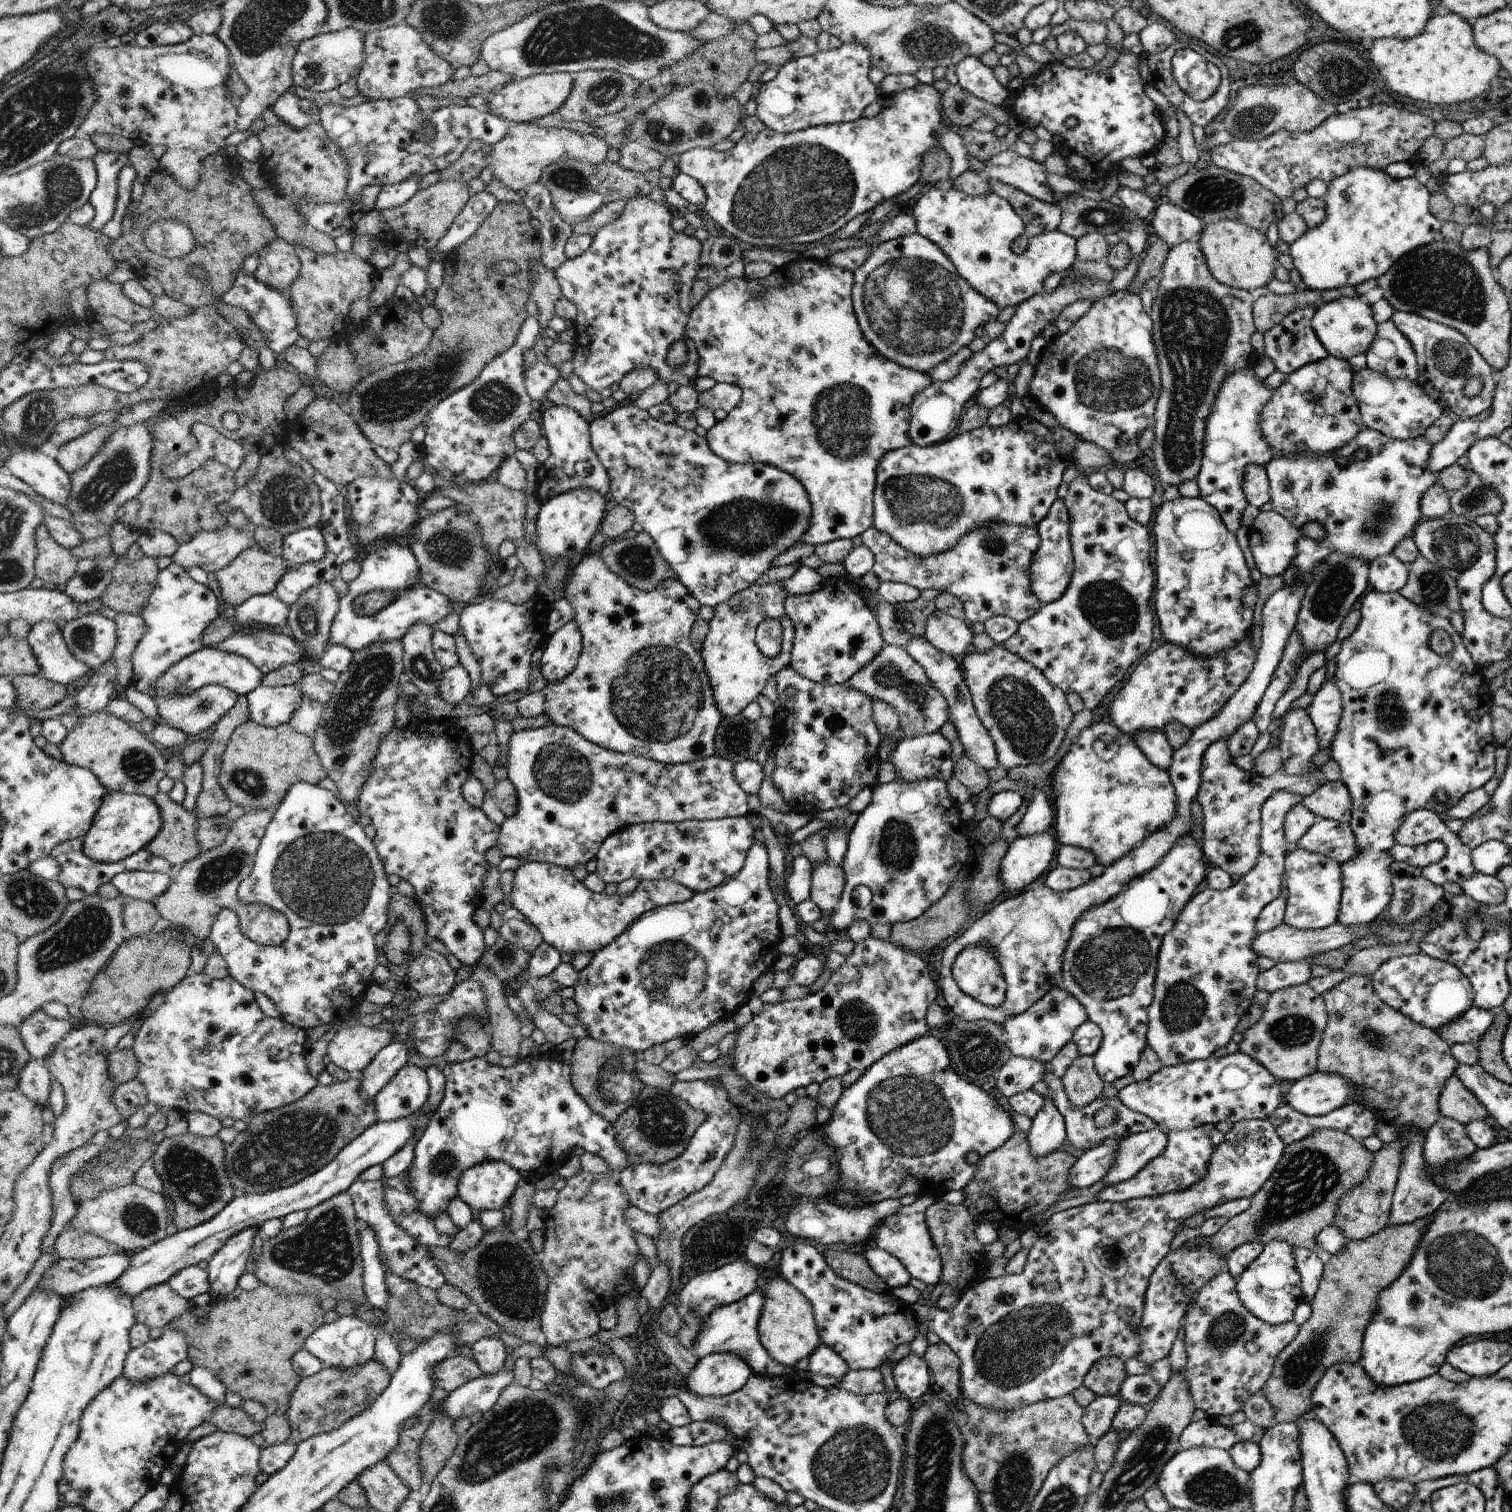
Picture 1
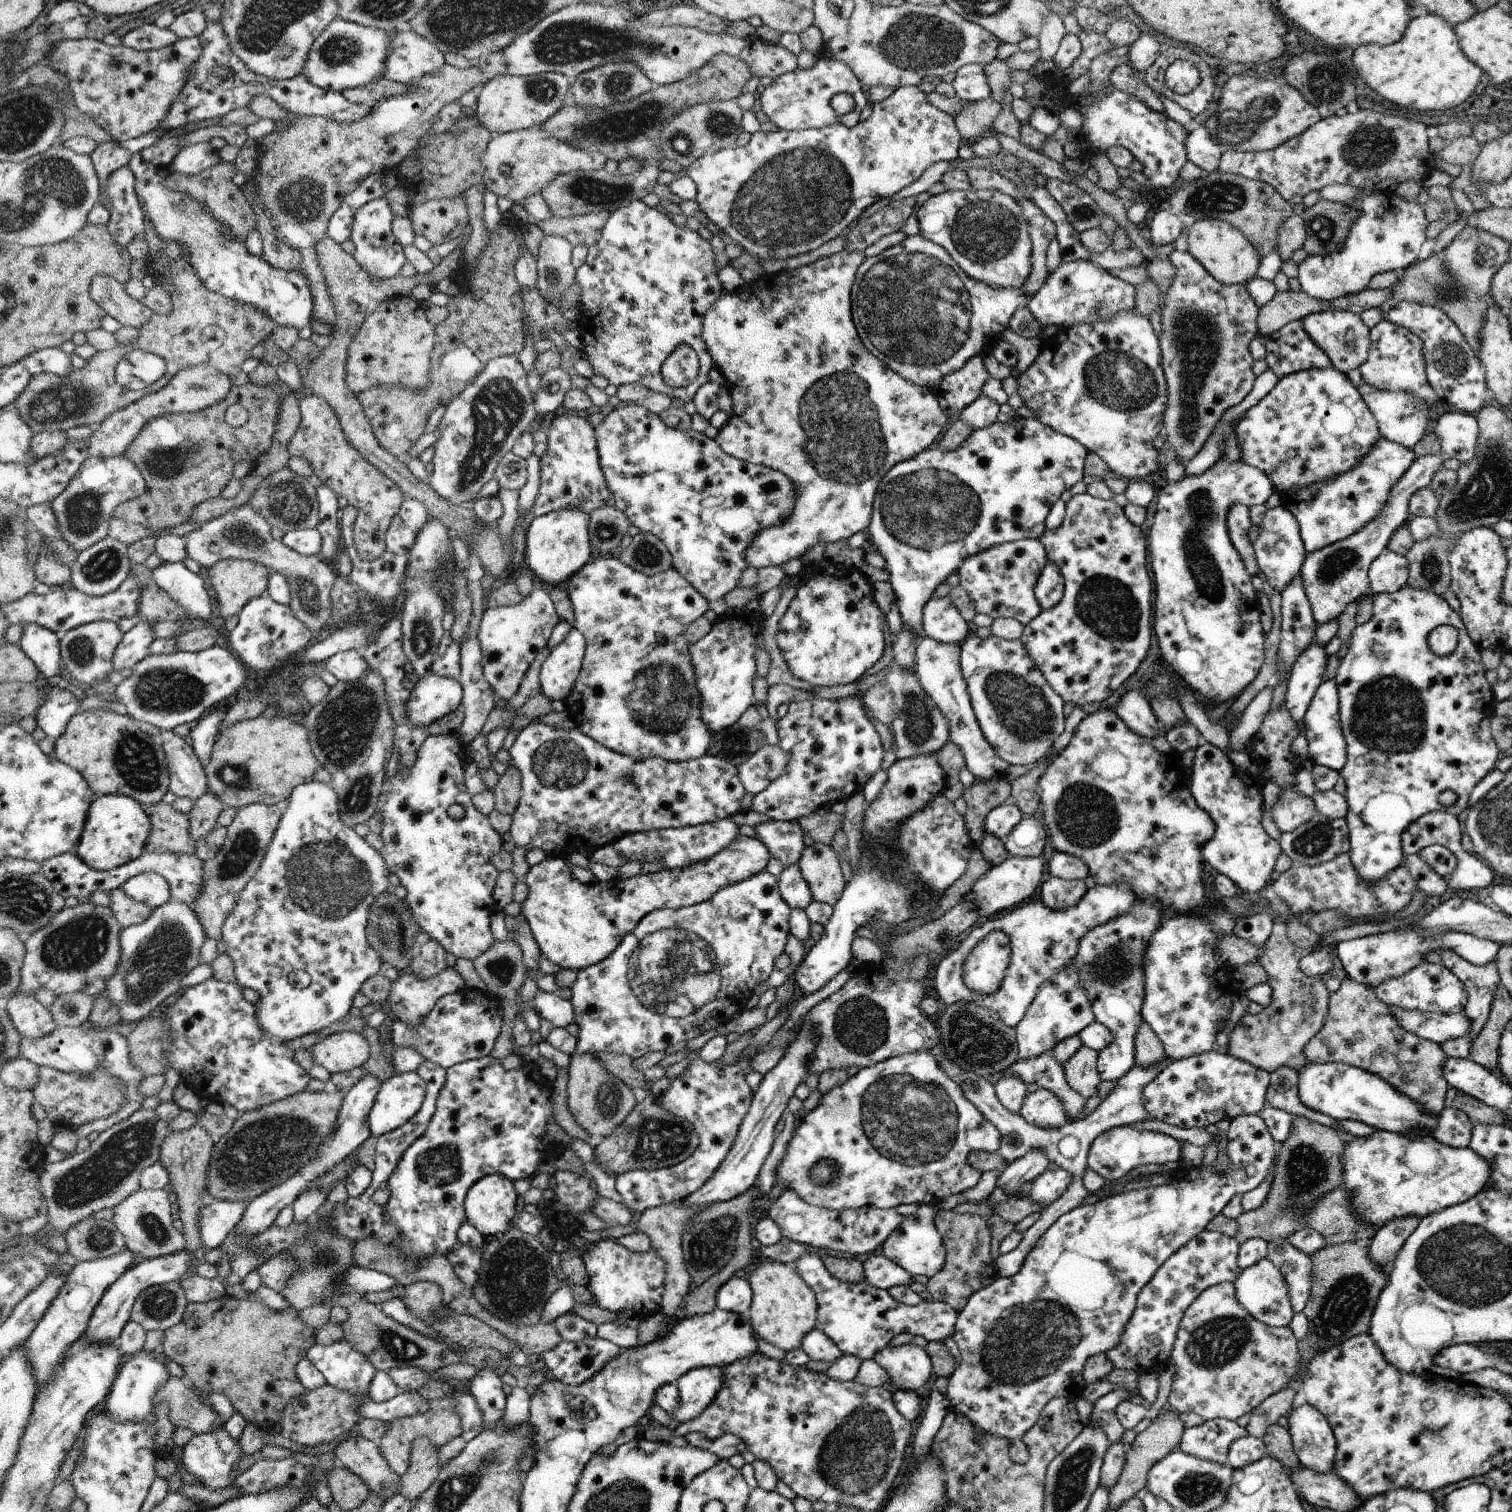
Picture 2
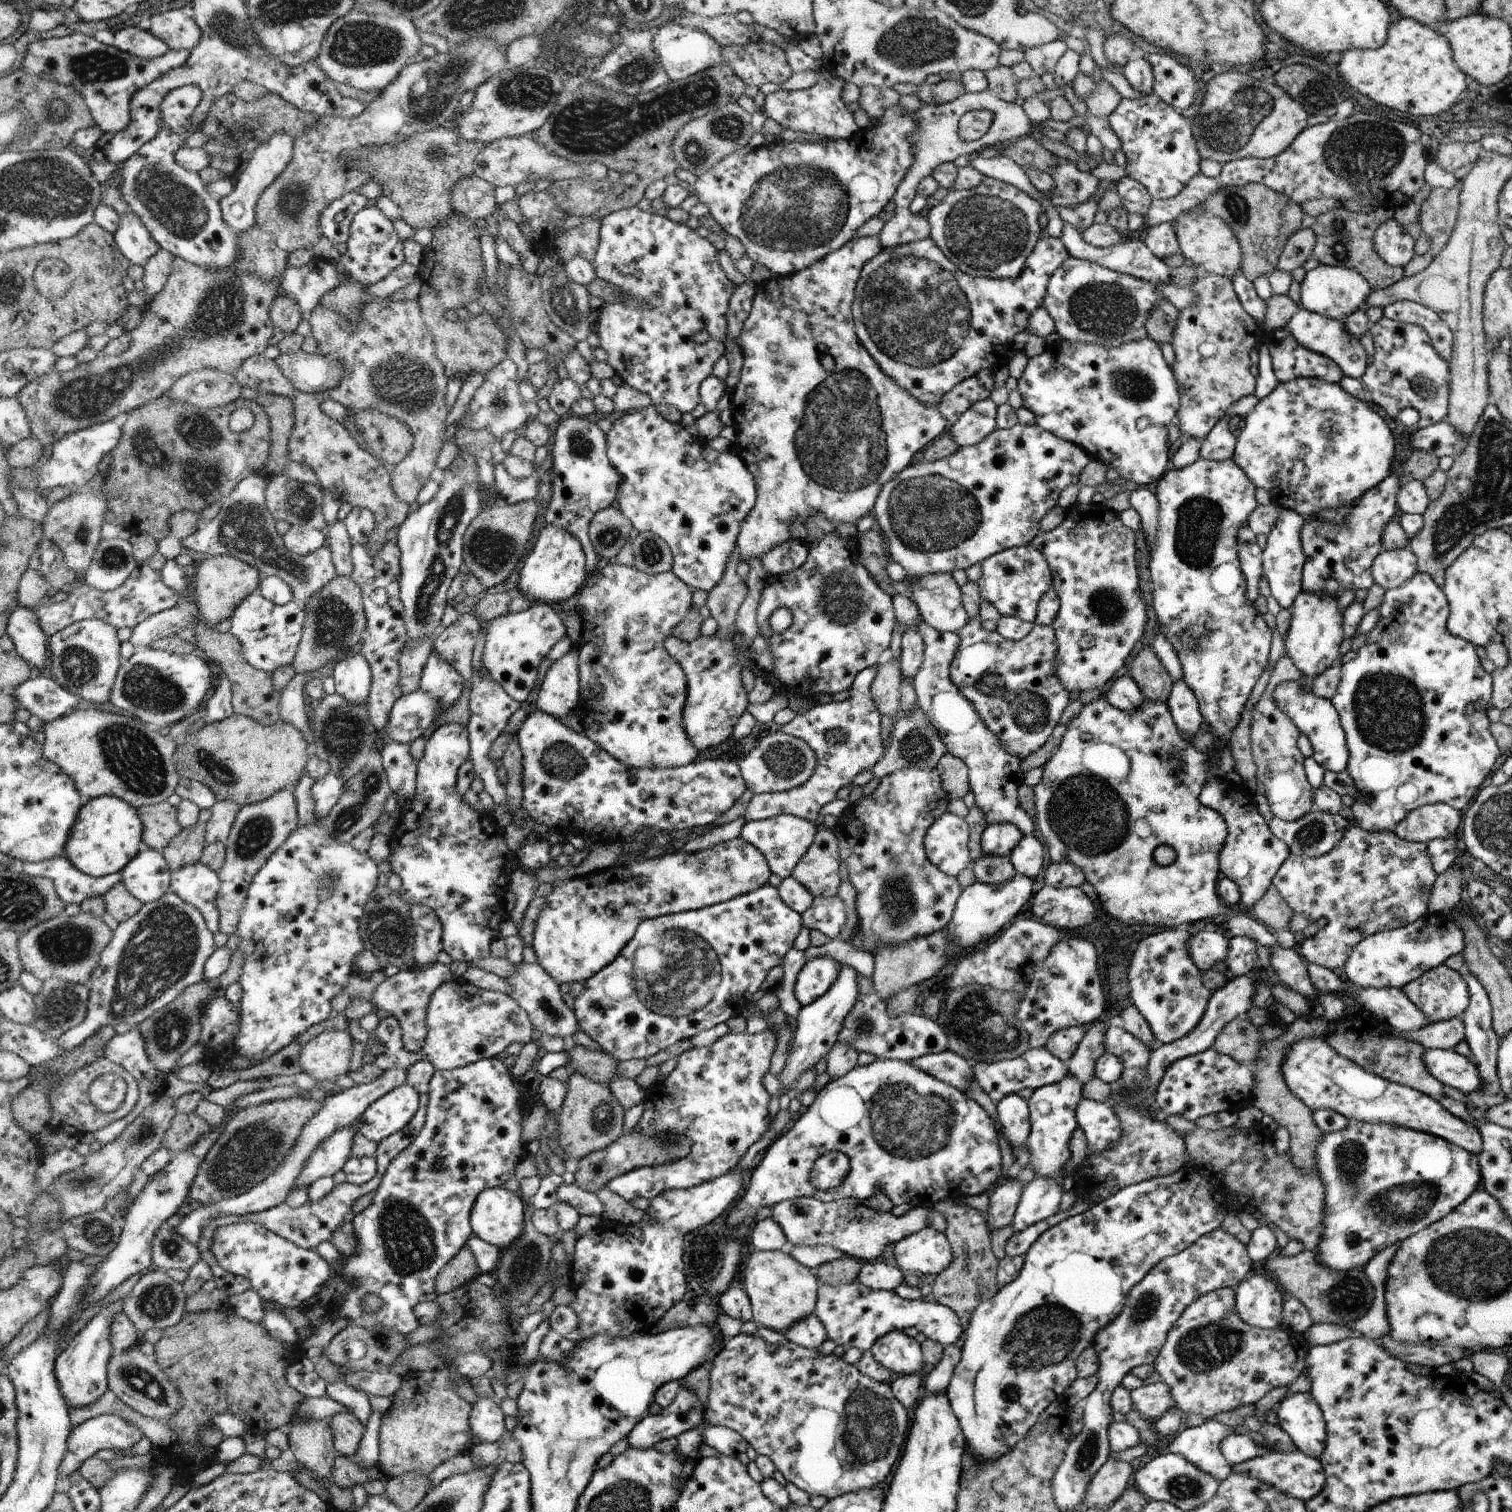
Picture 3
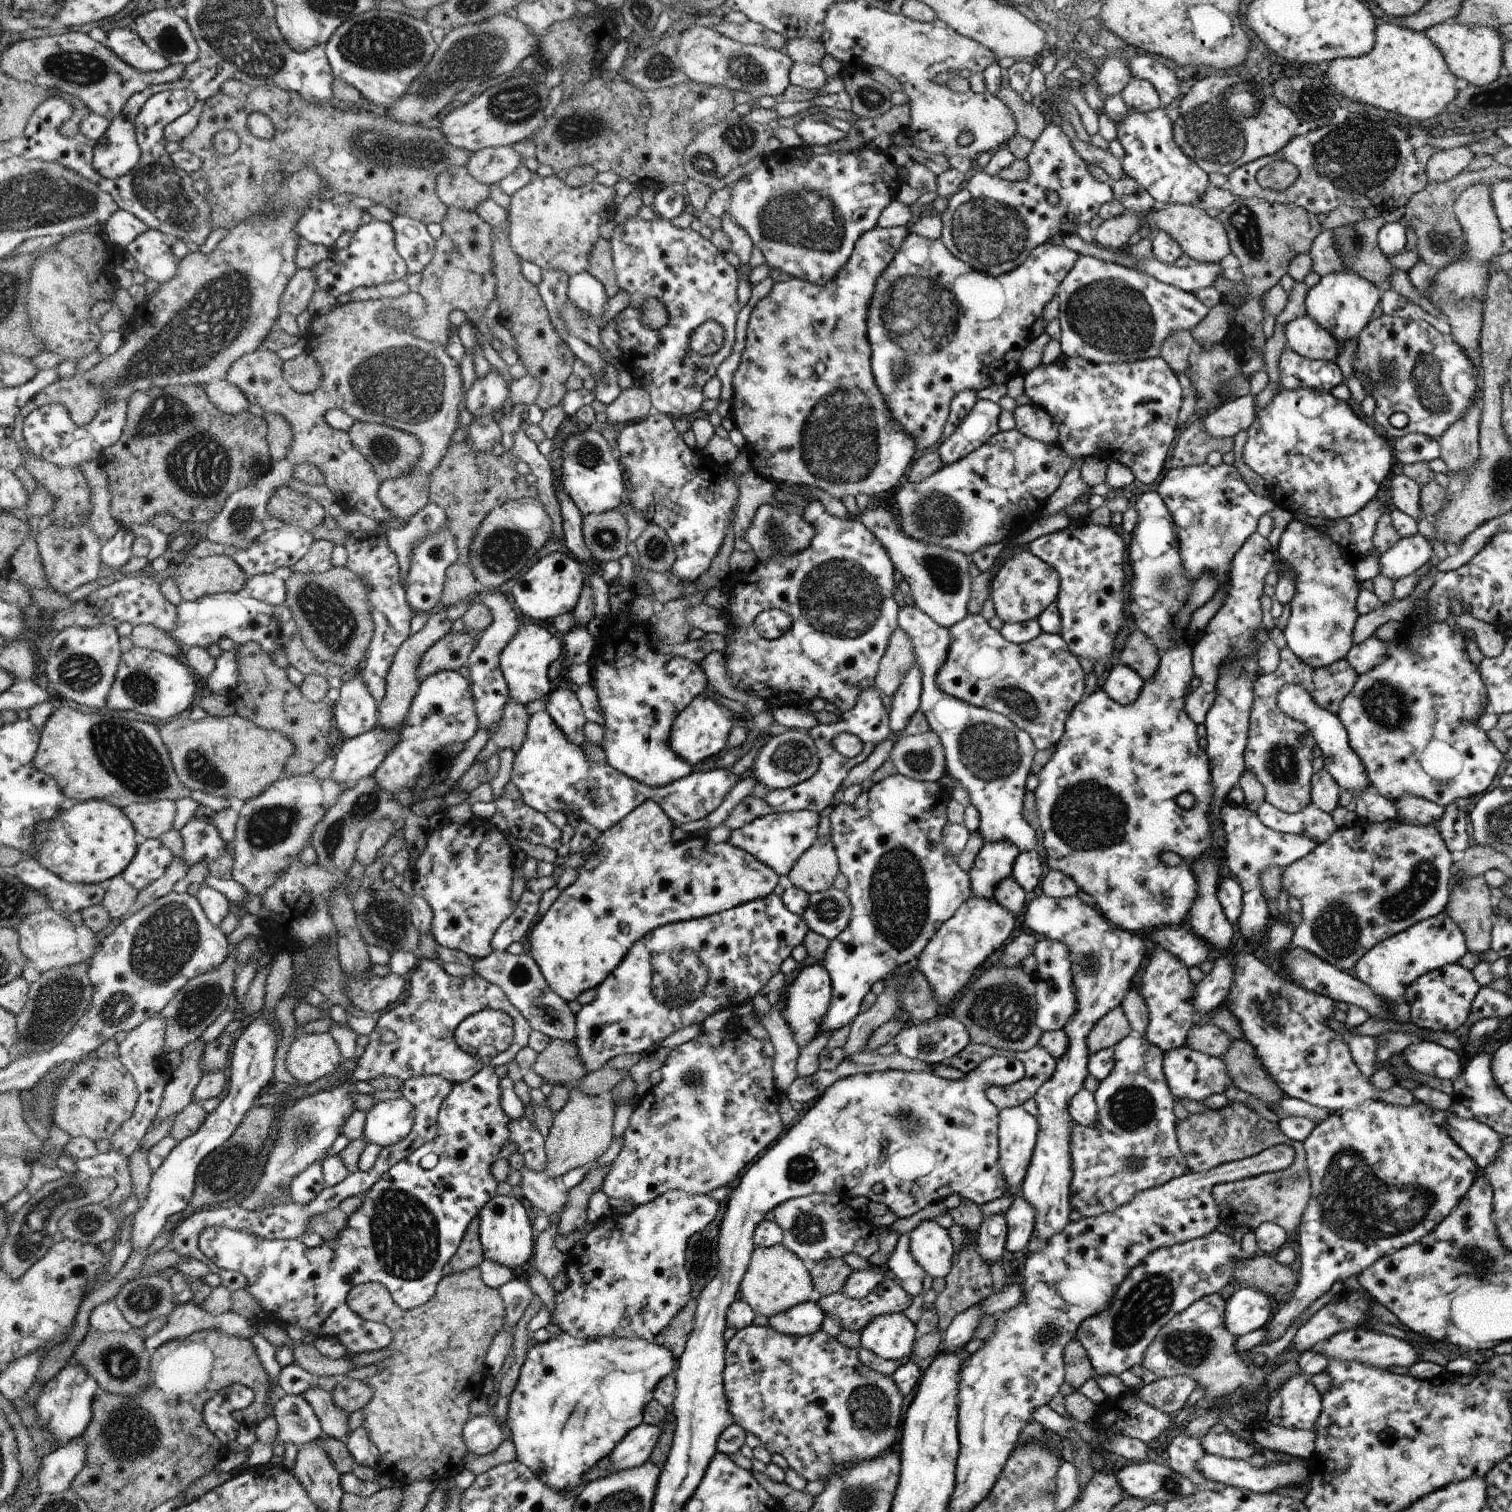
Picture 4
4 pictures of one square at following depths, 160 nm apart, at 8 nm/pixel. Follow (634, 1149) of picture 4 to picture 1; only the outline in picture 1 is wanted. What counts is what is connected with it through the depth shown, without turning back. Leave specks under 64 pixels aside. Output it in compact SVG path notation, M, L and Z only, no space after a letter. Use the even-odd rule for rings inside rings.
M713 1080L674 1081L670 1090L674 1096L686 1100L696 1110L706 1112L708 1118L692 1136L687 1151L681 1156L676 1156L675 1160L668 1160L668 1163L663 1164L641 1163L630 1165L626 1170L617 1174L619 1184L628 1192L631 1206L638 1206L640 1210L656 1216L662 1214L664 1210L672 1208L684 1198L699 1192L714 1179L716 1172L724 1162L724 1158L734 1145L736 1128L738 1128L742 1119L742 1114L738 1112L738 1106L734 1106L730 1102L728 1092L722 1083L718 1088L718 1082Z

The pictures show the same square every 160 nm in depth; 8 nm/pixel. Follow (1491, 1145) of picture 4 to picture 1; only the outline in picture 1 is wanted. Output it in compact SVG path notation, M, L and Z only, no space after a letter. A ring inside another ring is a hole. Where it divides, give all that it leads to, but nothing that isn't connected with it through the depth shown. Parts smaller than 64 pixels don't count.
M1317 1070L1310 1076L1304 1076L1301 1080L1294 1082L1290 1086L1288 1094L1283 1097L1283 1101L1304 1116L1323 1116L1346 1104L1356 1103L1356 1096L1358 1096L1356 1088L1352 1088L1352 1084L1348 1080L1344 1080L1344 1076L1324 1074Z

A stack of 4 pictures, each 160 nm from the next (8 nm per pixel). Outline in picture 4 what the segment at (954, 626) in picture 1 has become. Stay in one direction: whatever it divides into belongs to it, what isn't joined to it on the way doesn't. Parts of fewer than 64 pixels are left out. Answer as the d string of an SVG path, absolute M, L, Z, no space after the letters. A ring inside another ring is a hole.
M872 502L868 509L860 513L860 519L891 553L899 578L910 585L916 607L946 628L959 623L969 613L966 604L971 600L970 584L973 579L970 578L970 562L973 562L970 555L908 536L892 507Z

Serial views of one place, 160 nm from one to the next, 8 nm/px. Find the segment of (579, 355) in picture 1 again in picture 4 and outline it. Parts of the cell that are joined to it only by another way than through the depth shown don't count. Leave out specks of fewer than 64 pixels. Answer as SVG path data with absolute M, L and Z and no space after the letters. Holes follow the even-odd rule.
M637 216L625 224L617 225L610 242L617 279L622 291L626 291L631 296L630 306L618 315L618 328L622 337L620 346L623 350L619 361L626 366L638 385L645 386L656 411L678 418L690 416L701 409L702 401L706 399L703 396L704 386L716 374L716 368L732 352L734 340L736 340L736 316L740 312L740 304L736 296L738 274L726 260L725 254L722 254L710 240L704 240L700 234L692 232L691 227L679 229L672 226L670 221L659 217L648 222ZM650 297L659 300L668 311L669 322L662 328L652 328L642 322L642 307ZM706 320L715 320L725 330L722 348L711 356L701 356L692 352L690 348L692 332Z

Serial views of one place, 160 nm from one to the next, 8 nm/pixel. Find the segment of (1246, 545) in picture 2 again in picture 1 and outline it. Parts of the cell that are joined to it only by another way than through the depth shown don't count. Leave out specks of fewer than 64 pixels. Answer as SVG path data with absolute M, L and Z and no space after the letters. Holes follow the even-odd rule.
M1240 368L1222 380L1222 386L1214 398L1210 414L1204 428L1204 449L1202 450L1201 470L1196 478L1199 497L1216 508L1222 522L1230 532L1236 533L1241 527L1244 510L1249 506L1242 485L1246 465L1268 465L1273 458L1272 448L1260 430L1262 412L1276 394L1265 380L1256 377L1252 368Z

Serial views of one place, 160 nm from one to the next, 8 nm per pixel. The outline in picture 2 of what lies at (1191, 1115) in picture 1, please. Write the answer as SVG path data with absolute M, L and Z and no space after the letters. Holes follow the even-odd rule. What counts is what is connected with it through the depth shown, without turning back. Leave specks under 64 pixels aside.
M1214 1050L1170 1062L1142 1088L1142 1104L1152 1119L1178 1128L1206 1128L1241 1115L1257 1115L1266 1106L1270 1073L1239 1060L1229 1053Z

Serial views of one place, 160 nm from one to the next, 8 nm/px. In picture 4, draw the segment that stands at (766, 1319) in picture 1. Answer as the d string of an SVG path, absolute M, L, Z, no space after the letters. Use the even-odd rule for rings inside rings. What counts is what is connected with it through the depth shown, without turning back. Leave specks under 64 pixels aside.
M783 1243L771 1247L755 1247L738 1297L751 1305L756 1315L761 1314L768 1319L772 1315L791 1310L800 1303L806 1303L815 1296L813 1280L810 1280L806 1266L796 1253Z

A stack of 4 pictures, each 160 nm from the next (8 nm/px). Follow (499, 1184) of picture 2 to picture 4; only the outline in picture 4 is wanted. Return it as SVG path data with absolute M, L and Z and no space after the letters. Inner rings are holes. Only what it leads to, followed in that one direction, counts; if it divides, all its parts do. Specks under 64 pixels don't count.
M496 1195L491 1198L479 1212L479 1239L486 1259L495 1261L510 1270L518 1270L518 1266L526 1265L534 1252L534 1236L532 1224L526 1216L524 1206L510 1195Z

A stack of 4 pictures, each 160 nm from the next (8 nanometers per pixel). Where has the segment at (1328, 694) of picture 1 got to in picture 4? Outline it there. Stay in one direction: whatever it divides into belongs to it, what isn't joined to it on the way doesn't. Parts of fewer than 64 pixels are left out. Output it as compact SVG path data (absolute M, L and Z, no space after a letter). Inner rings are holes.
M1284 685L1278 693L1277 703L1288 716L1309 728L1316 746L1318 745L1322 751L1324 768L1332 775L1332 778L1342 790L1348 790L1351 793L1362 793L1367 789L1371 789L1364 763L1352 750L1347 730L1335 714L1316 704L1308 691L1300 685Z

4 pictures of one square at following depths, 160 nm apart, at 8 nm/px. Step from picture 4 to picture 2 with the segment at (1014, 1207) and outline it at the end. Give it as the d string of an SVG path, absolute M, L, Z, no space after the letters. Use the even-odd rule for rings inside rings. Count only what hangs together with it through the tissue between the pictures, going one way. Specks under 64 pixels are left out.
M1059 1167L1057 1170L1046 1170L1032 1182L1027 1198L1044 1207L1049 1206L1064 1195L1072 1182L1074 1182L1074 1174L1070 1174L1068 1170Z

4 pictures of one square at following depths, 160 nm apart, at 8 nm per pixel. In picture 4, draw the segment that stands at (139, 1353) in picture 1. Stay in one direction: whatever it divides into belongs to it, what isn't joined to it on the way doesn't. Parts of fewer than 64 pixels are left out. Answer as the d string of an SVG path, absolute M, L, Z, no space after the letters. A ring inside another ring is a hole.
M85 1436L60 1447L50 1456L46 1455L39 1474L39 1492L42 1495L56 1494L72 1489L74 1481L86 1466L87 1458Z

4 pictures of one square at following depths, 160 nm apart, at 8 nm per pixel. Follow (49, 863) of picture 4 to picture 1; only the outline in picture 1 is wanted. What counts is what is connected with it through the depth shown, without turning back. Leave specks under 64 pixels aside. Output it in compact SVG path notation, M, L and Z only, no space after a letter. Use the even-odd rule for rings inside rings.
M110 791L92 831L85 837L86 853L102 863L118 863L142 851L163 828L163 812L152 797Z

